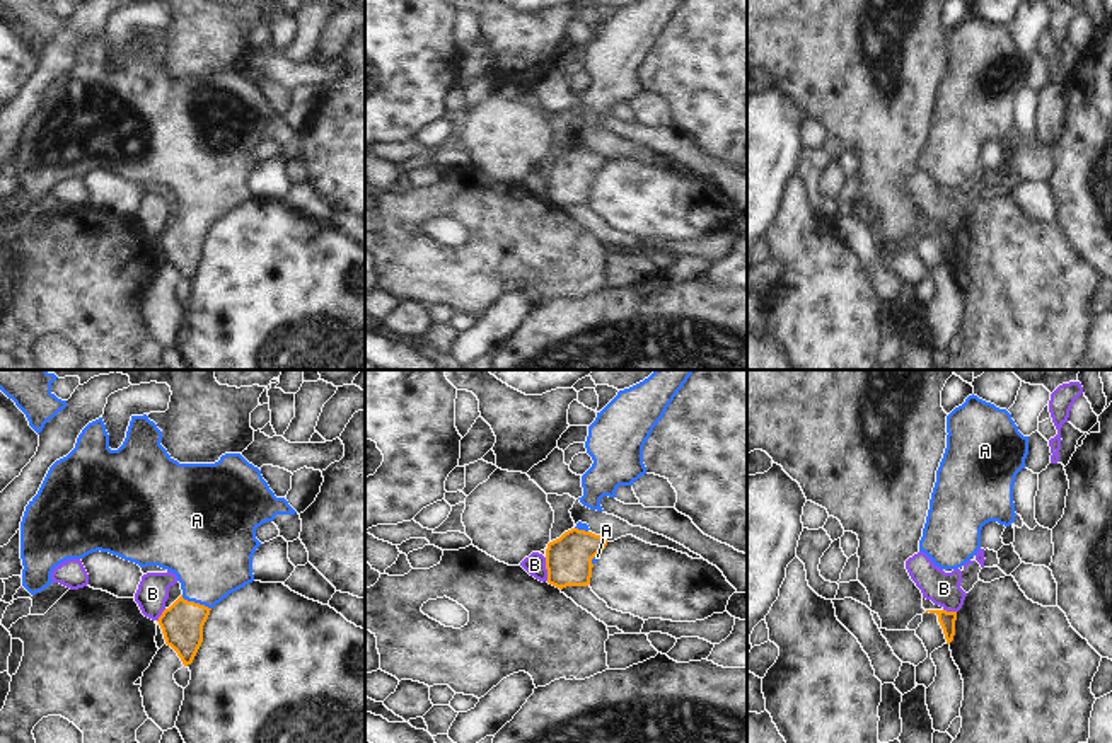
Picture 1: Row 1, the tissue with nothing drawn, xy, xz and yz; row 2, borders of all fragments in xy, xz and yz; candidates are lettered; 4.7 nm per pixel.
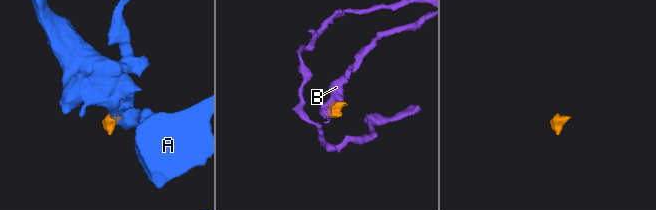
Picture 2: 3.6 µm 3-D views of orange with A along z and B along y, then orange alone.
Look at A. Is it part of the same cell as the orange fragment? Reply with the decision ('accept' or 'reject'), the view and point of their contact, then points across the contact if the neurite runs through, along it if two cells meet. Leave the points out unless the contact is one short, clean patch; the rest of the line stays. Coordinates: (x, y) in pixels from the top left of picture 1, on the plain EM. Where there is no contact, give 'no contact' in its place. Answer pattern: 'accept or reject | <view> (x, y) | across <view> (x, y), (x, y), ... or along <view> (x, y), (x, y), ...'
accept | xy (196, 222) | across xy (181, 242), (196, 222), (210, 186), (210, 171)

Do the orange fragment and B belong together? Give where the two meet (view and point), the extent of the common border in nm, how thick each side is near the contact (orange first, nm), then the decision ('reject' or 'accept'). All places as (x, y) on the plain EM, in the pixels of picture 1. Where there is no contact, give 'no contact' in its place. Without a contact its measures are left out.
contact xz (546, 186); length 110 nm; calibres 220 and 100 nm; reject

